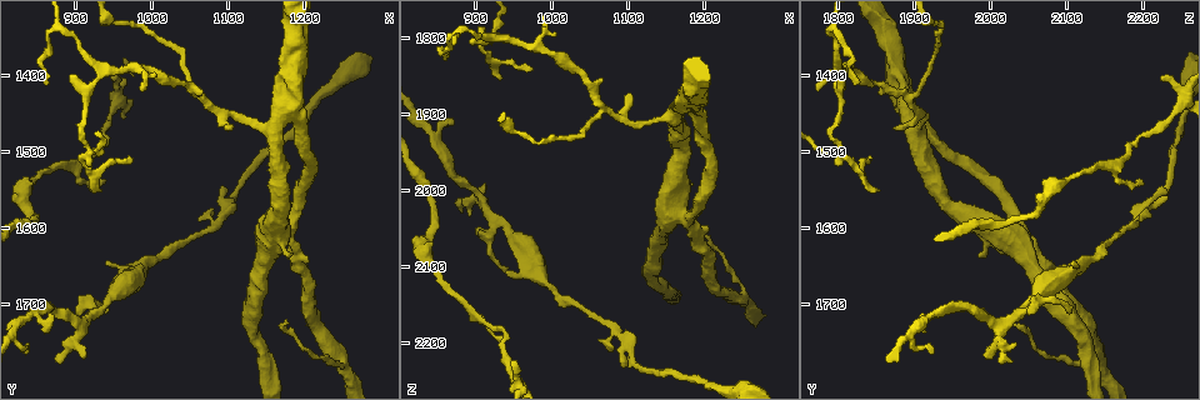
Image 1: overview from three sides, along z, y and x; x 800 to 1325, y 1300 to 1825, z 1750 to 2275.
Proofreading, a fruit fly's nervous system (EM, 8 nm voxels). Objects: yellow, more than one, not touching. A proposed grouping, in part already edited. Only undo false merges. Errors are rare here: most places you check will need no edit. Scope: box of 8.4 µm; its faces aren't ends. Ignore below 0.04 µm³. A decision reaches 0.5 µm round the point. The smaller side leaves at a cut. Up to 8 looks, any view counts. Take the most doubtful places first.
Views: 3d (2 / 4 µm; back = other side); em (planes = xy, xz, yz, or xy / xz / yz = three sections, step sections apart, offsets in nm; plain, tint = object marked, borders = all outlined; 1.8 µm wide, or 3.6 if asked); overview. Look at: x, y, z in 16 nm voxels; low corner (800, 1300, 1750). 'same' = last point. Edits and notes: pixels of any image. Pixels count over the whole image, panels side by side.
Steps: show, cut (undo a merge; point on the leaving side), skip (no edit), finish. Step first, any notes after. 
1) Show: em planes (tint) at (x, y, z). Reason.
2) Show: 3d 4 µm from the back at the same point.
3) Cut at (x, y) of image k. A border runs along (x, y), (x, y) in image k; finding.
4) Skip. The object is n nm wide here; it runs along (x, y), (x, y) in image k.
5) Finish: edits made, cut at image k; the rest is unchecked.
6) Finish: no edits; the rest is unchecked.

Show: 3d 4 µm at (1165, 1610, 2035). Sudden change in width.

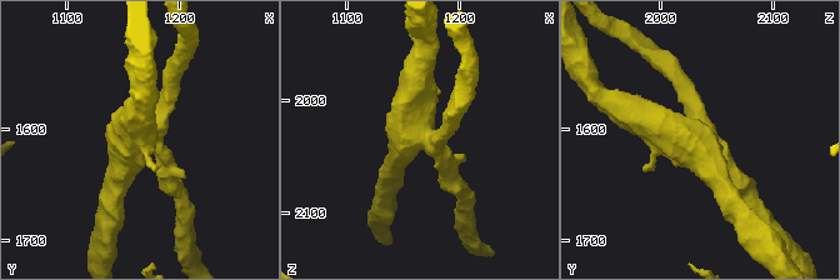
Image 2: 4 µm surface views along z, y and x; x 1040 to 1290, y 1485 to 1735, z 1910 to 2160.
Show: em 3.6 µm planes (tint) at (1170, 1608, 2036).

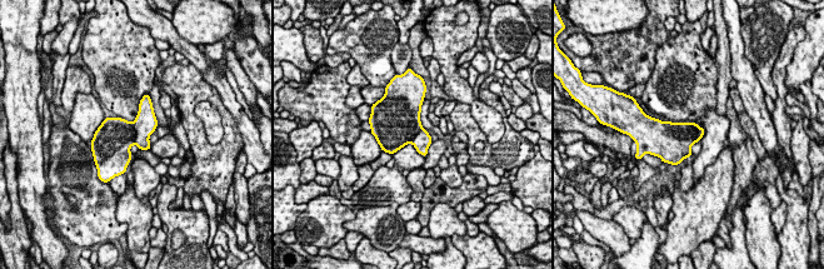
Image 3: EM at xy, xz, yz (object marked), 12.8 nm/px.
Skip. One cell here.

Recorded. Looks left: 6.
Show: em planes (tint) at (920, 1500, 1795). Abrupt turn.

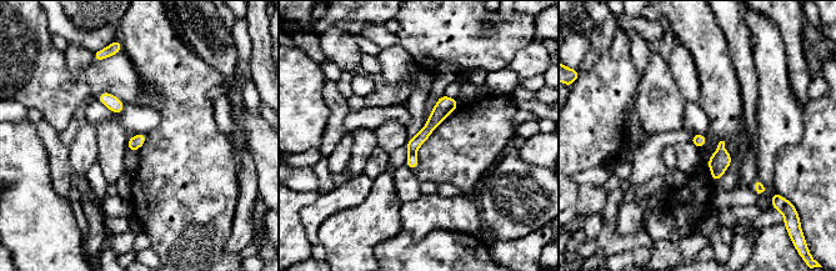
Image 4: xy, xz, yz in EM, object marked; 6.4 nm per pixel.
Cut at (413, 145) of image 4. The object is 90 nm wide here; two cells meet here.

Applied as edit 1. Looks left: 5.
Show: em xz step 4 (borders) at (1160, 1470, 1900). Thick turns thin.

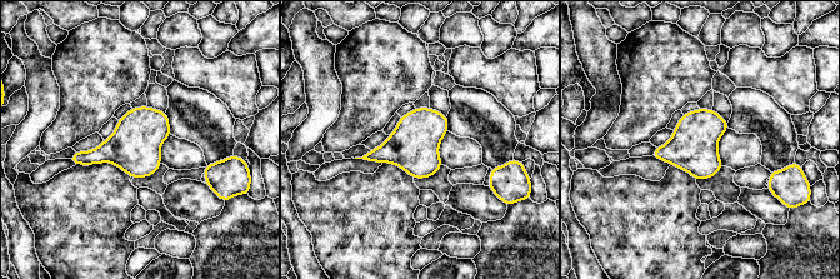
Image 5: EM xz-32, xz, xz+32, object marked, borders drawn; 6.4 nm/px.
Show: em planes (borders) at the same point.

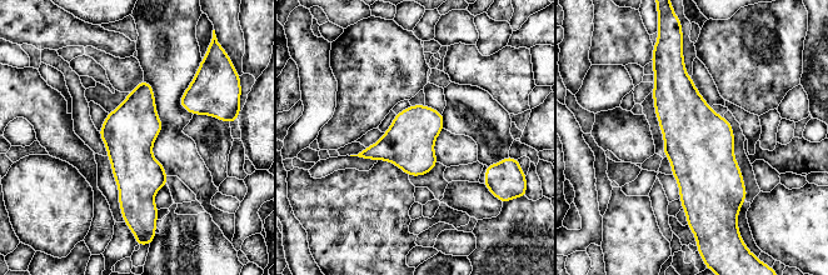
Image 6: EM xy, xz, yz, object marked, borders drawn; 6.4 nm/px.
Skip. One cell here.

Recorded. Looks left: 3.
Show: em xy step 8 (tint) at (880, 1340, 1790). Abrupt turn.

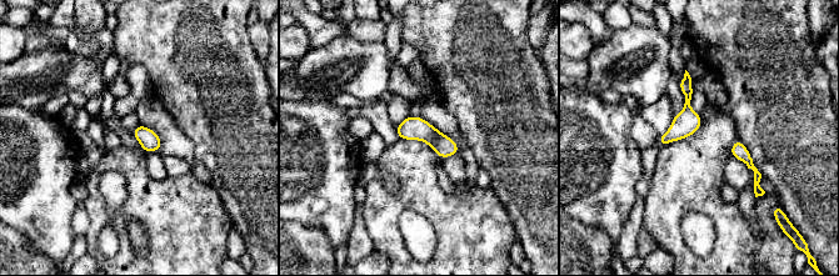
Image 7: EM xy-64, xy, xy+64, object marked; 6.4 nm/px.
Show: em planes (tint) at the same point. Another direction.

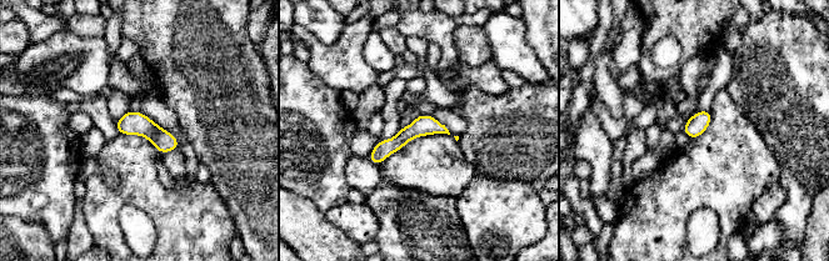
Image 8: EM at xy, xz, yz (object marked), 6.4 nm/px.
Skip. The object is 140 nm wide here; it runs along (443, 130), (411, 130), (371, 156) in image 8; continuous, no second cell.

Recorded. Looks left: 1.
Finish: edits made, cut at image 4; the rest is unchecked.

